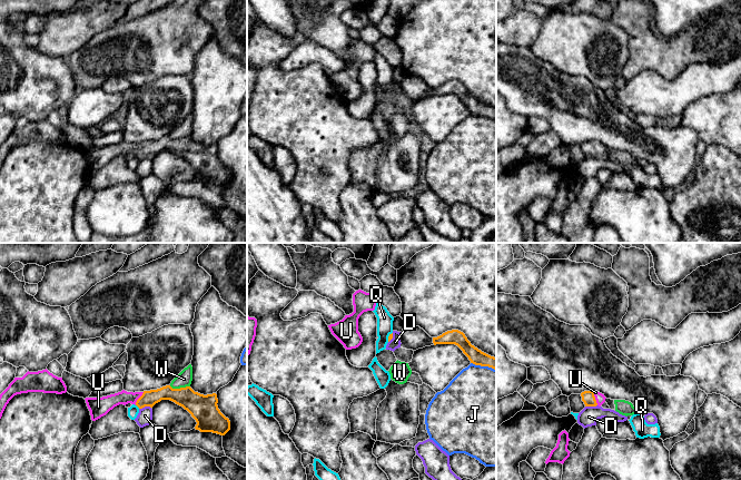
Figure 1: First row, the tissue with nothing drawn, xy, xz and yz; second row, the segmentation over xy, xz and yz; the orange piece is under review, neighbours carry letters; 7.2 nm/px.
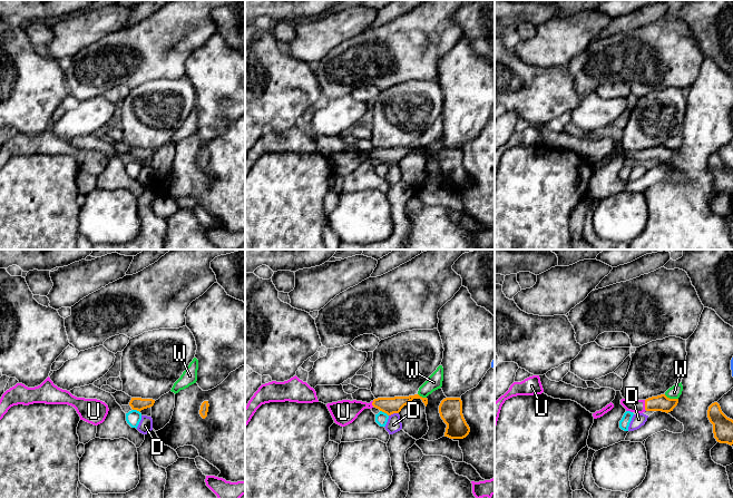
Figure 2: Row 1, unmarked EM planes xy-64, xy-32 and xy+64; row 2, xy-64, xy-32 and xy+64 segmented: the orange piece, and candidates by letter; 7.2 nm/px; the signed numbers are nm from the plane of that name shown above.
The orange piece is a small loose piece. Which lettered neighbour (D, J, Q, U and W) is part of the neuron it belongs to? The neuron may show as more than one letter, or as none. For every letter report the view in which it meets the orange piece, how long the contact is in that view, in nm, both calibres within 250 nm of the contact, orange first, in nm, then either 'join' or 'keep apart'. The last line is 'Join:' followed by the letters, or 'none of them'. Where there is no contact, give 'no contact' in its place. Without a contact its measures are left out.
D: meets orange in xy; contact 90 nm long; 110 nm thick on the orange side, 110 nm on the other; keep apart
J: meets orange in xz; contact 190 nm long; 110 nm thick on the orange side, 500 nm on the other; keep apart
Q: meets orange in xy; contact 40 nm long; 110 nm thick on the orange side, 80 nm on the other; keep apart
U: meets orange in yz; contact 110 nm long; 100 nm thick on the orange side, 70 nm on the other; join
W: meets orange in xy; contact 150 nm long; 200 nm thick on the orange side, 110 nm on the other; keep apart
Join: U

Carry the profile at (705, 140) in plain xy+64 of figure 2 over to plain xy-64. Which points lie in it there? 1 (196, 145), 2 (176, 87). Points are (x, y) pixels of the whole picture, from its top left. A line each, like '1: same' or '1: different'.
1: different
2: different

